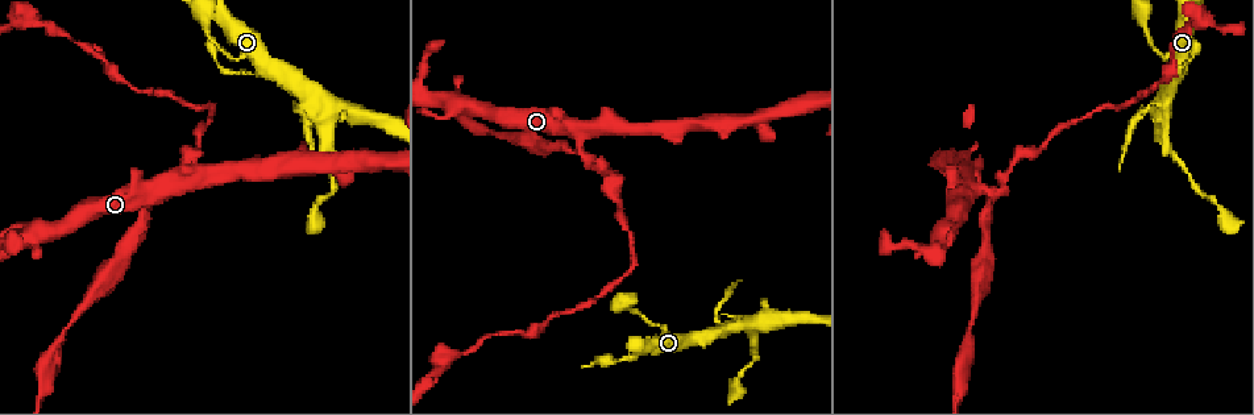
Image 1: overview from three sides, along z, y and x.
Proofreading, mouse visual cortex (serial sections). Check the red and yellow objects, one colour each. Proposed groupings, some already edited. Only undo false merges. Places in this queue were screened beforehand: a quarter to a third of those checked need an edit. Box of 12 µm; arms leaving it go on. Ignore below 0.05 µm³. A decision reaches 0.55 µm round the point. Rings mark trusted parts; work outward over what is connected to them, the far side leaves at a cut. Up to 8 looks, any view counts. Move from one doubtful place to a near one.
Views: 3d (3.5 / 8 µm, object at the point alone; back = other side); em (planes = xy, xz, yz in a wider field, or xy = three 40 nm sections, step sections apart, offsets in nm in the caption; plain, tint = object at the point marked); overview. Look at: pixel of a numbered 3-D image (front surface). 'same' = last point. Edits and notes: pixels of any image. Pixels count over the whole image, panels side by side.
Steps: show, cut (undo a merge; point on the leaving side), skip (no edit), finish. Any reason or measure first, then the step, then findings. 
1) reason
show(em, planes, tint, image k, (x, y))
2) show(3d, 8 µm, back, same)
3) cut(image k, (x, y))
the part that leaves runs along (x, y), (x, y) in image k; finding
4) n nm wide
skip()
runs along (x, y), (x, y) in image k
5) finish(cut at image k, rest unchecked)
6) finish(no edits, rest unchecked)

a fork
show(3d, 3.5 µm, image 1, (942, 237))

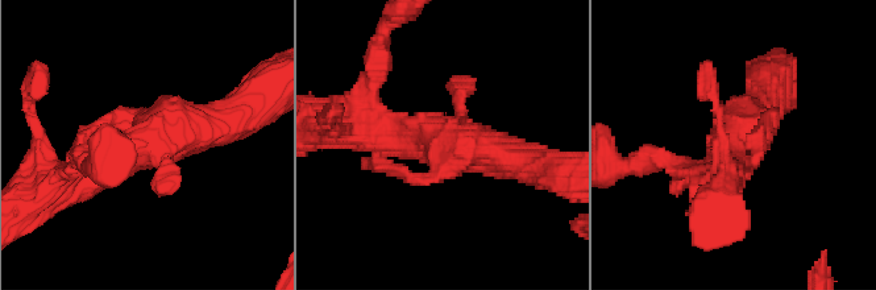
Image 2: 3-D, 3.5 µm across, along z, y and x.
show(em, xy, step 1, tint, image 2, (742, 137))

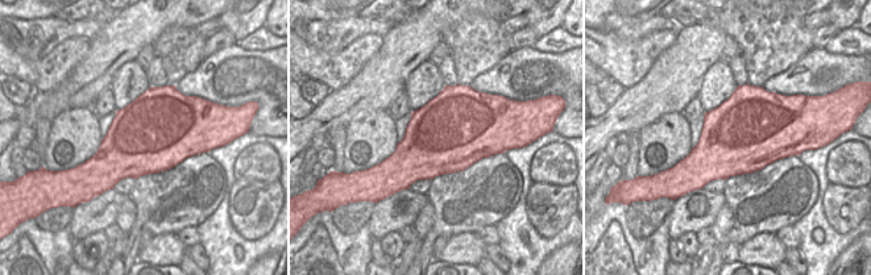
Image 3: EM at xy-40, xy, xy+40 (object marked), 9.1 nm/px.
skip()
runs along (240, 114), (156, 137), (87, 178) in image 2; one cell here

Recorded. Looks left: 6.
side arm on a straight run
show(3d, 3.5 µm, image 1, (578, 140))

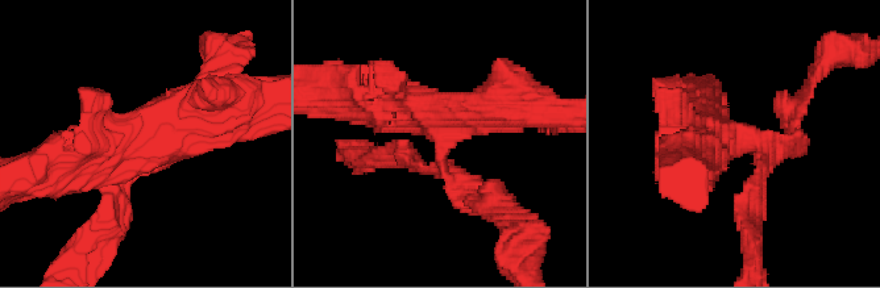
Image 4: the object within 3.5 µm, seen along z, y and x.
3 arms; arms of 250, 500, 500 nm
show(em, xy, step 3, tint, image 4, (441, 146))

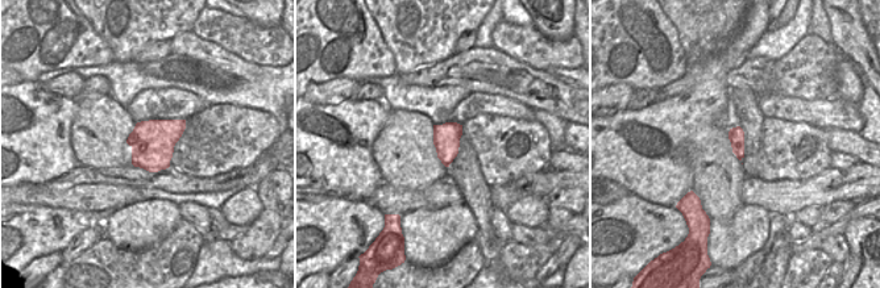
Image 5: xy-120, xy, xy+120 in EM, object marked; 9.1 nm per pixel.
240 nm wide
cut(image 4, (787, 99))
the part that leaves runs along (762, 146), (792, 138), (822, 70) in image 4; two cells meet here

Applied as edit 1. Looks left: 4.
finish(cut at image 4, rest unchecked)

